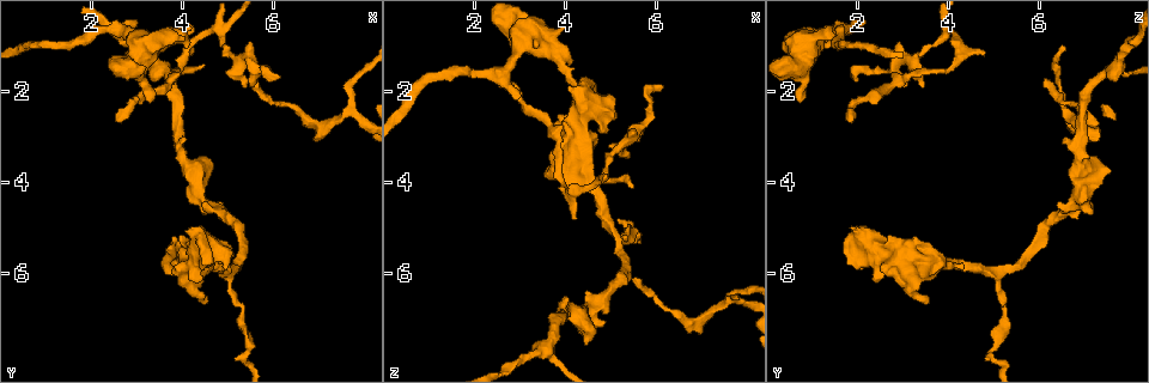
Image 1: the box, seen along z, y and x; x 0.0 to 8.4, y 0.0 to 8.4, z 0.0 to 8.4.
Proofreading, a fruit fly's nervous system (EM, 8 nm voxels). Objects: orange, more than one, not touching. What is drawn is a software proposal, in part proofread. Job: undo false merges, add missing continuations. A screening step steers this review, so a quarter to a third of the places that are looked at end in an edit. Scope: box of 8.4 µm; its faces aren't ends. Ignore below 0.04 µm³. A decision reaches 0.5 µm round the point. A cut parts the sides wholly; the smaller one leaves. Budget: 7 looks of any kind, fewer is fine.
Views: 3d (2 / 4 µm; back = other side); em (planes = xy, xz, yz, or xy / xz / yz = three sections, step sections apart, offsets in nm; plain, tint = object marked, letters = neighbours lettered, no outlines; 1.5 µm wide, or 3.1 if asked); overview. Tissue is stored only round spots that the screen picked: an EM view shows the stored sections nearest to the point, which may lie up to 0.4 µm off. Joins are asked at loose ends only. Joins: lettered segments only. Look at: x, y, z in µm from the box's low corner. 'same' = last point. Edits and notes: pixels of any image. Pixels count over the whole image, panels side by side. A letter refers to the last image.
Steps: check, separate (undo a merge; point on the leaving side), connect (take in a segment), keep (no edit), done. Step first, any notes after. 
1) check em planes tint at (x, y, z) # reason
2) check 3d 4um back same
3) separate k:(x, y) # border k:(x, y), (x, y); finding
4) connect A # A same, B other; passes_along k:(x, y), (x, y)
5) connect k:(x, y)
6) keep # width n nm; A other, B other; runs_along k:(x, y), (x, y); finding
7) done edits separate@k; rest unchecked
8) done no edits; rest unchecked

check em planes plain at (4.25, 0.60, 1.85) # branch stops here

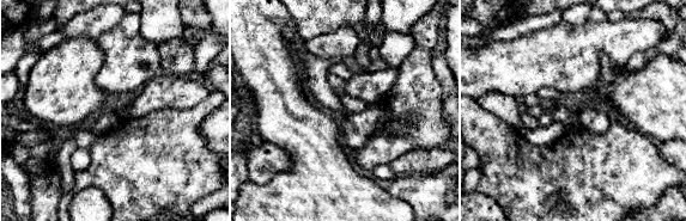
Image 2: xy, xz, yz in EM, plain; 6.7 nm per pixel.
check em planes letters same # see the neighbours

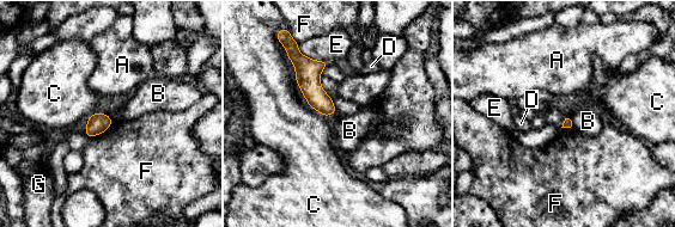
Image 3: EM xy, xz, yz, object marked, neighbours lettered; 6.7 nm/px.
keep # A other, B other, C other, D other, E other, F other, G other; border 3:(569, 115), (572, 124); no lettered segment goes on from it

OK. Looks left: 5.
check em xy step 8 tint at (3.30, 2.20, 0.80) # branch stops here

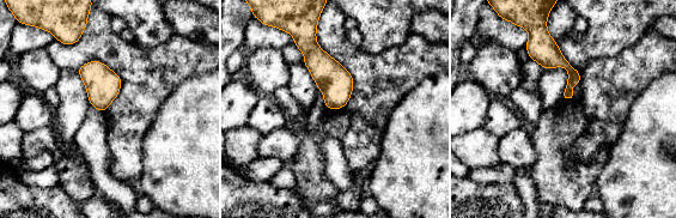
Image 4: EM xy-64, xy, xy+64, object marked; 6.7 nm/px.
check em planes letters same # cut it another way

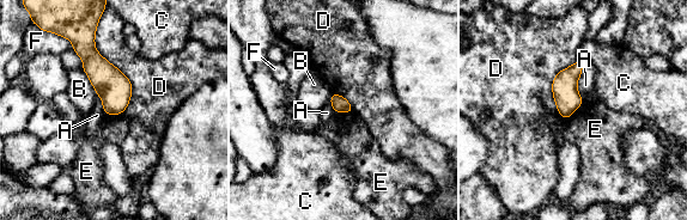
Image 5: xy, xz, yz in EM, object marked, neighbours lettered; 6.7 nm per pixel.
keep # A other, B other, C other, D other, E other, F other; border 5:(583, 102), (565, 120); none of them fits

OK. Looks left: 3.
check em planes letters at (4.95, 5.95, 4.90) # three-way junction

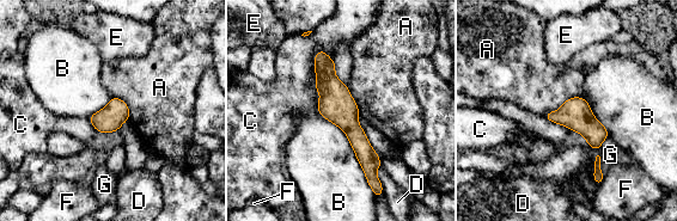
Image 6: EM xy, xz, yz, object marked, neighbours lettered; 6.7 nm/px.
keep # A other, B other, C other, D other, E other, F other, G other; border 6:(317, 110), (343, 132), (373, 190); one neuron here

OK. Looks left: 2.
done no edits; rest unchecked

